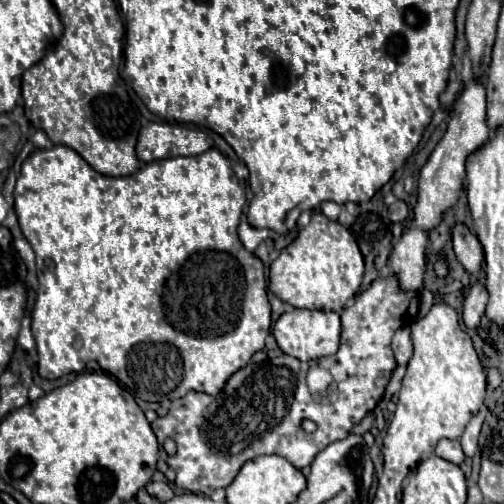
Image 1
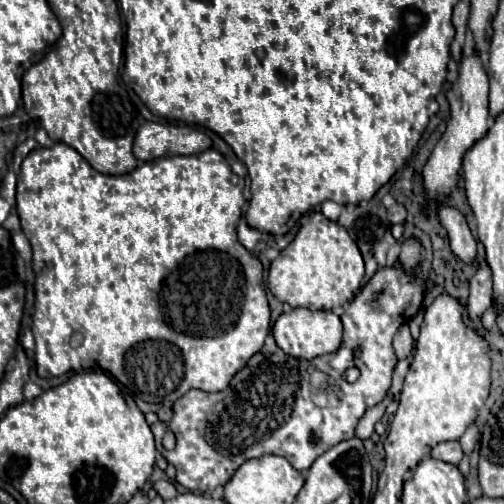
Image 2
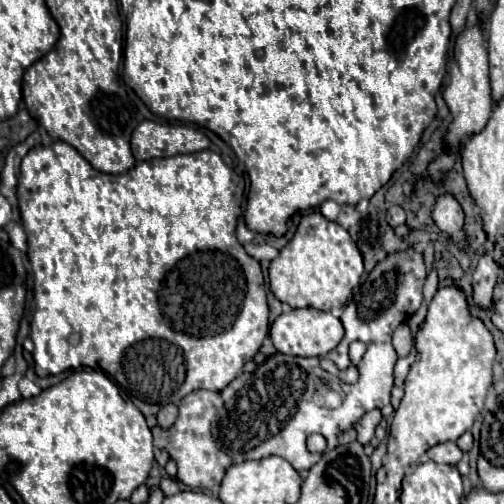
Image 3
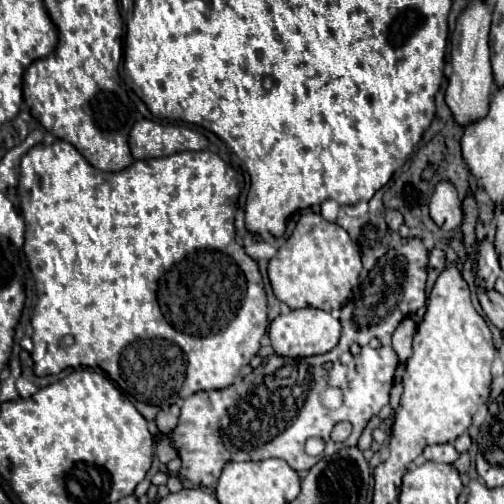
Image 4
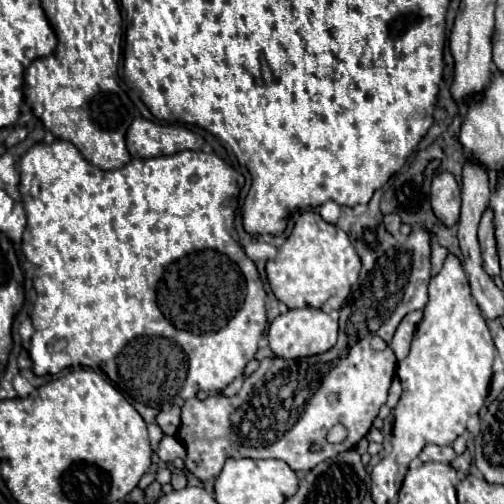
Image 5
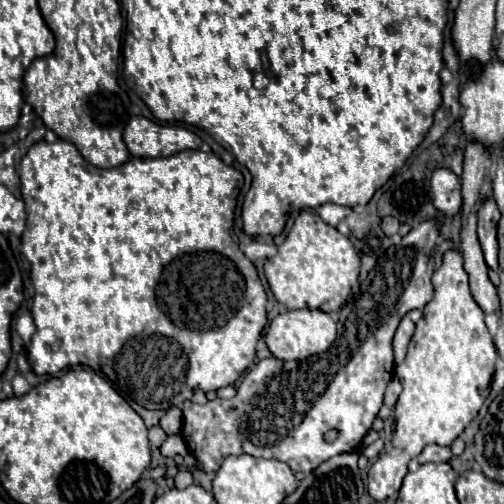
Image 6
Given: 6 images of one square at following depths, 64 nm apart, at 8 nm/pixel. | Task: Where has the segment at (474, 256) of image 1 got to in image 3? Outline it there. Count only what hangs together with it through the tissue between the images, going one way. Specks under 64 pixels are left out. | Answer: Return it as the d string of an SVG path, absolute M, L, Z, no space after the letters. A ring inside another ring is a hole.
M444 194L444 196L438 196L438 198L436 198L434 210L432 210L432 218L434 218L436 226L438 226L442 232L448 232L448 236L450 236L460 248L466 246L464 232L462 232L464 212L462 212L458 200L456 200L452 194Z

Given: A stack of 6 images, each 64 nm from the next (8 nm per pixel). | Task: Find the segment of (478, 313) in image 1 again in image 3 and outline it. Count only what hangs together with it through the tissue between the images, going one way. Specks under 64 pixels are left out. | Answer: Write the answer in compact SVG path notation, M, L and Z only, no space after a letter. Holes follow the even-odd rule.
M484 254L476 266L476 272L474 272L474 302L480 306L480 308L486 308L490 302L492 302L492 290L494 290L494 284L498 280L498 264L494 262L494 258L490 254Z

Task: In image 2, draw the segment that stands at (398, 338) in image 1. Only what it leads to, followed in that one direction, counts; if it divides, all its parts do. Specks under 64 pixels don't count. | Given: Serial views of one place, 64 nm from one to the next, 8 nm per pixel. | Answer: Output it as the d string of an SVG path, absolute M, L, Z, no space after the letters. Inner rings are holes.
M402 324L402 326L398 328L398 332L396 332L396 336L394 336L392 342L394 352L396 352L396 356L398 356L400 360L406 358L406 356L412 352L413 342L413 337L410 336L410 330L408 330L408 324Z

